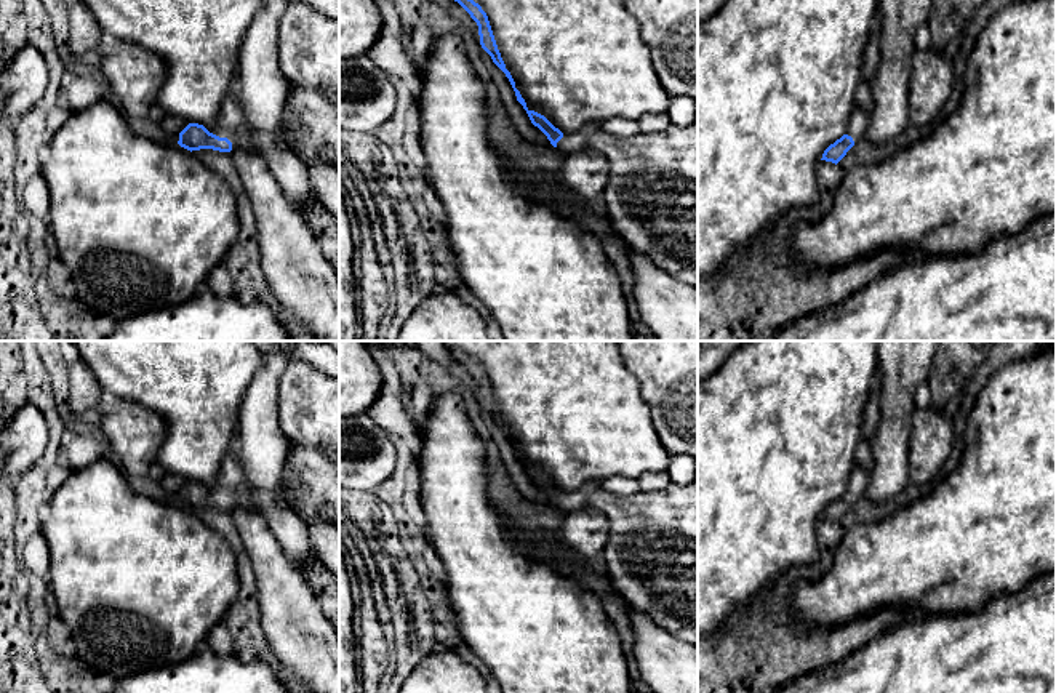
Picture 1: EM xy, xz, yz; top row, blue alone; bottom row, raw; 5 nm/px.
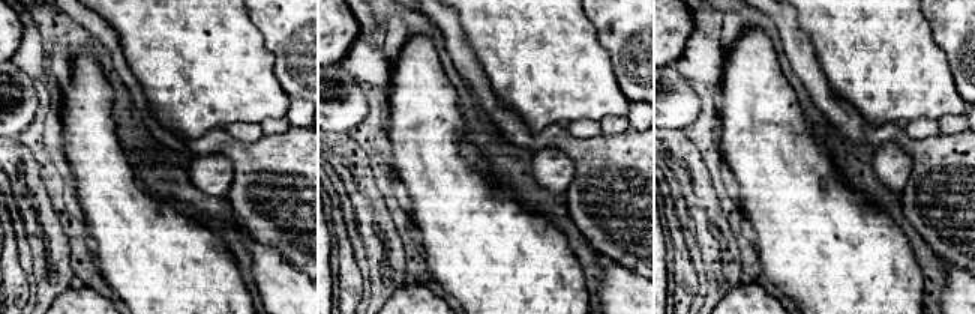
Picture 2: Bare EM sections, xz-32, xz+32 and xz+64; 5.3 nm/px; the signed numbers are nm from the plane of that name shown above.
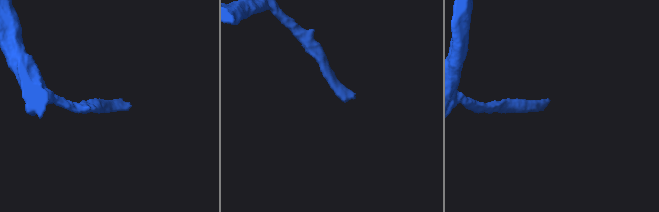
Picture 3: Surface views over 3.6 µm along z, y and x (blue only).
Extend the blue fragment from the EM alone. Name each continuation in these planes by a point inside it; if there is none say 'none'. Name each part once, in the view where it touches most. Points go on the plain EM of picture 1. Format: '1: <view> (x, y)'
1: xy (231, 482)

